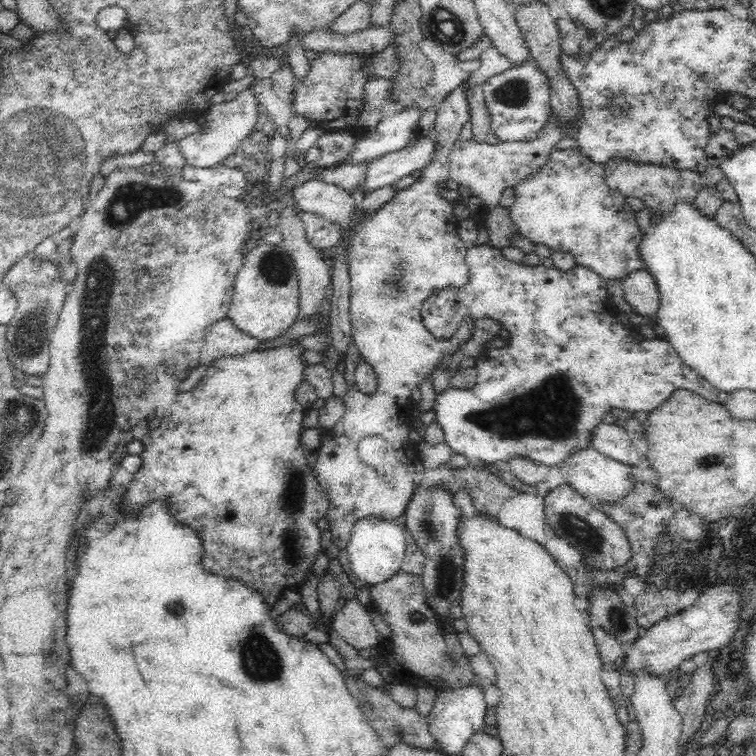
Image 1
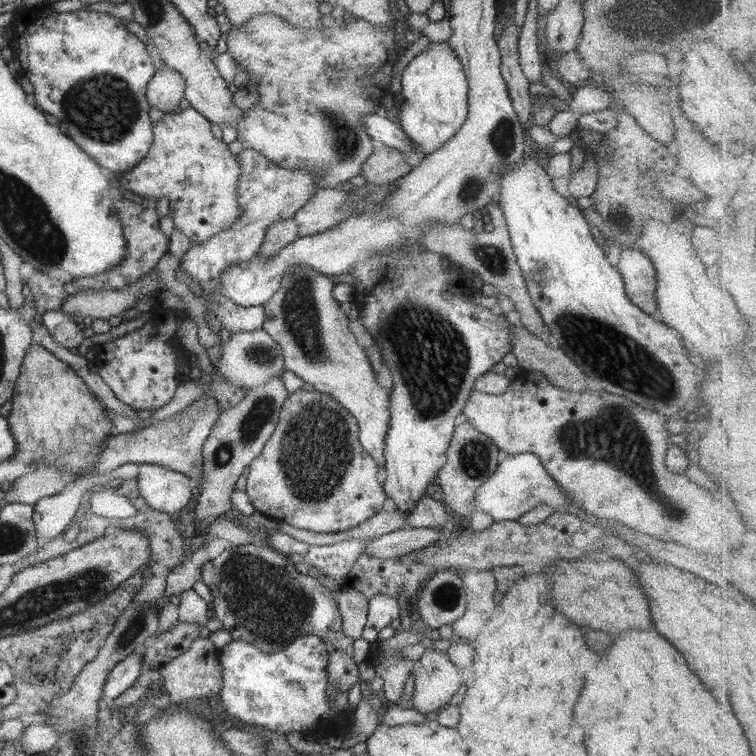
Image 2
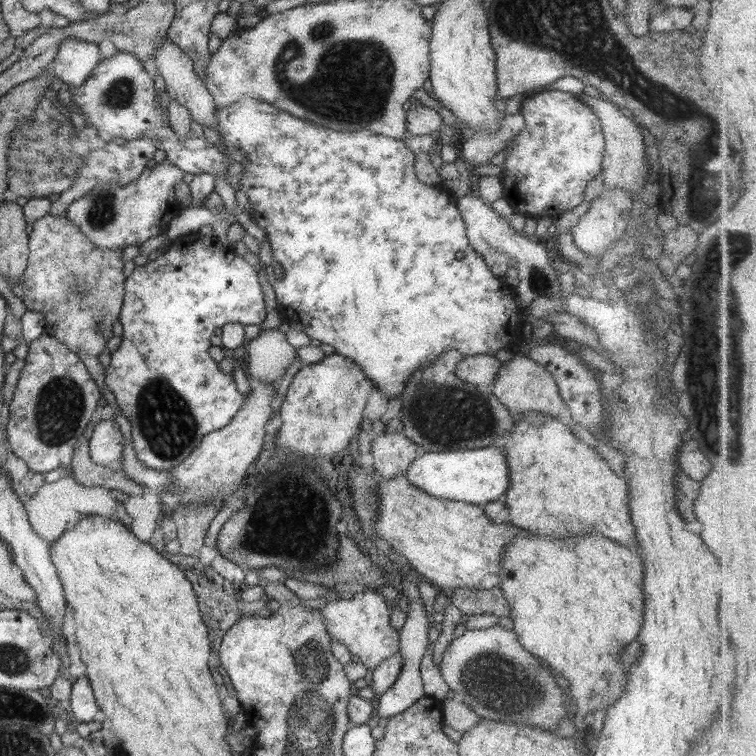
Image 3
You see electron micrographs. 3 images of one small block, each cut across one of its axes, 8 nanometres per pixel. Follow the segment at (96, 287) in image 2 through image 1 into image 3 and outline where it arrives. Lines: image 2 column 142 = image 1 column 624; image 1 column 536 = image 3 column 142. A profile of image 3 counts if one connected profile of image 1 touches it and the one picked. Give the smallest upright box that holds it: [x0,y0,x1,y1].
[65,159,184,248]

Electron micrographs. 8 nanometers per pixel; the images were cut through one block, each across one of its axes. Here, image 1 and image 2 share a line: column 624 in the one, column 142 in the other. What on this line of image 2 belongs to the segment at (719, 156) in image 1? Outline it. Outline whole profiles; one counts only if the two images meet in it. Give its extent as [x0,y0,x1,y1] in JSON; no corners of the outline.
[118,106,243,242]

